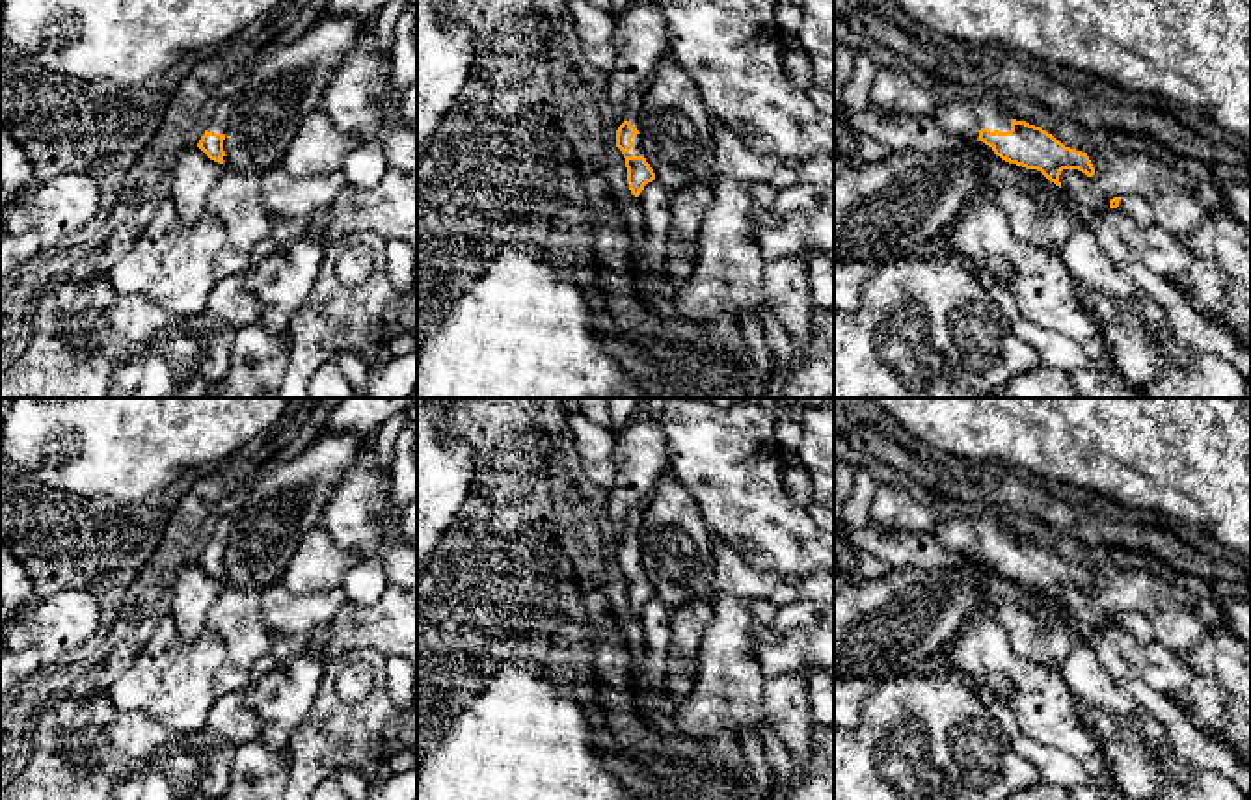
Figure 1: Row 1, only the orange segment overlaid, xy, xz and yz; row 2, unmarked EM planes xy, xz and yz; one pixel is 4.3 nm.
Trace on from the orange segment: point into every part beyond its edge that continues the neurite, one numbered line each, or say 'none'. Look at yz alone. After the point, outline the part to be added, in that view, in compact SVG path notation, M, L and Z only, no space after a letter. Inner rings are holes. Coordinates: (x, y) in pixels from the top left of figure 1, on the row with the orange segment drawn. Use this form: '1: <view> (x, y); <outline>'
1: yz (963, 118); M957 99L946 104L938 104L931 115L936 125L949 134L979 140L979 130L1009 132L1011 115L1002 108L998 99Z

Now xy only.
1: xy (224, 110); M235 100L218 102L216 112L214 112L207 130L216 132L216 134L225 134L233 110L235 110Z

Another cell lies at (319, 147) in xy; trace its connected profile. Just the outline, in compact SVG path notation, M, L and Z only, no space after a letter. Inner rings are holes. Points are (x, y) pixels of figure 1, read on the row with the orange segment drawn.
M318 108L298 127L281 166L298 179L328 175L341 169L343 160L357 143L357 136L335 128Z

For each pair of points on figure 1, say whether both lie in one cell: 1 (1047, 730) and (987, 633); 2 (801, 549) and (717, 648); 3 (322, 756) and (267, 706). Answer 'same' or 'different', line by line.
1: same
2: different
3: different

